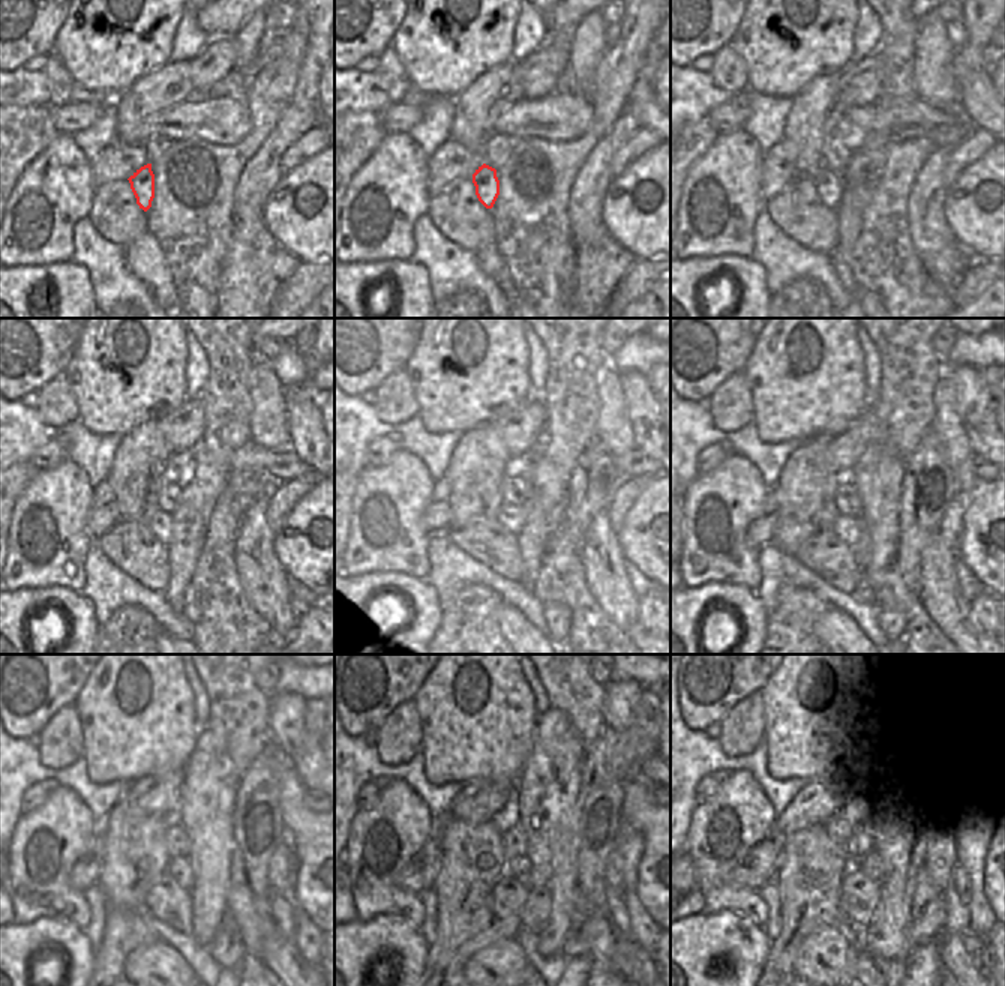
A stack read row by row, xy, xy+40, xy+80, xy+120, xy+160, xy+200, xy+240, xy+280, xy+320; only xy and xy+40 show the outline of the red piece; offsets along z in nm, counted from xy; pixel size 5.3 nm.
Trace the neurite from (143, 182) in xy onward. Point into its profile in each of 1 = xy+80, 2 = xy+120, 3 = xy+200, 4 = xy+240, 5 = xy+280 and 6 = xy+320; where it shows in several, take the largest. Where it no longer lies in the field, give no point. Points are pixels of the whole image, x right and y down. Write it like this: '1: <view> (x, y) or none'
1: xy+80 (828, 185)
2: xy+120 (161, 523)
3: xy+200 (849, 530)
4: xy+240 (179, 868)
5: xy+280 (519, 868)
6: xy+320 (872, 866)

